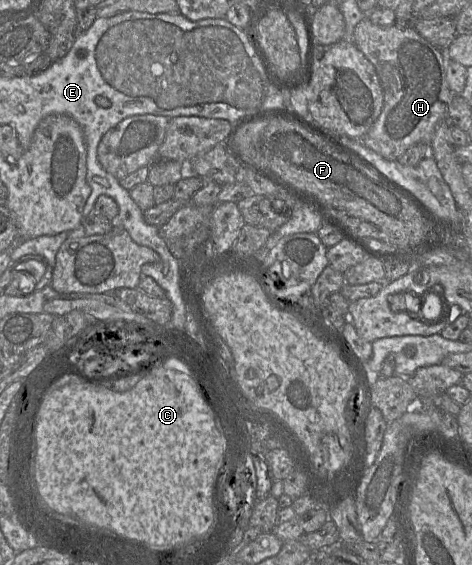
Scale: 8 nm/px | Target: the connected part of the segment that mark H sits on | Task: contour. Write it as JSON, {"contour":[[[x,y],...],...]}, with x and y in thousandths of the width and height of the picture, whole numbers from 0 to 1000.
{"contour":[[[775,28],[754,44],[752,53],[750,53],[750,76],[756,81],[756,85],[773,97],[773,101],[794,119],[797,129],[803,136],[807,152],[811,156],[811,172],[814,172],[811,191],[803,207],[792,216],[784,230],[767,244],[771,257],[784,262],[786,265],[794,267],[797,271],[801,271],[803,274],[807,274],[811,280],[820,283],[841,283],[850,274],[858,271],[862,264],[867,264],[871,258],[879,255],[886,255],[886,253],[911,255],[926,223],[941,212],[949,211],[951,184],[962,170],[947,145],[943,96],[941,96],[941,92],[945,90],[936,90],[924,85],[922,81],[917,81],[903,69],[898,69],[881,55],[877,48],[847,48],[839,42],[826,48],[805,48],[801,44],[790,42],[780,28]]]}

